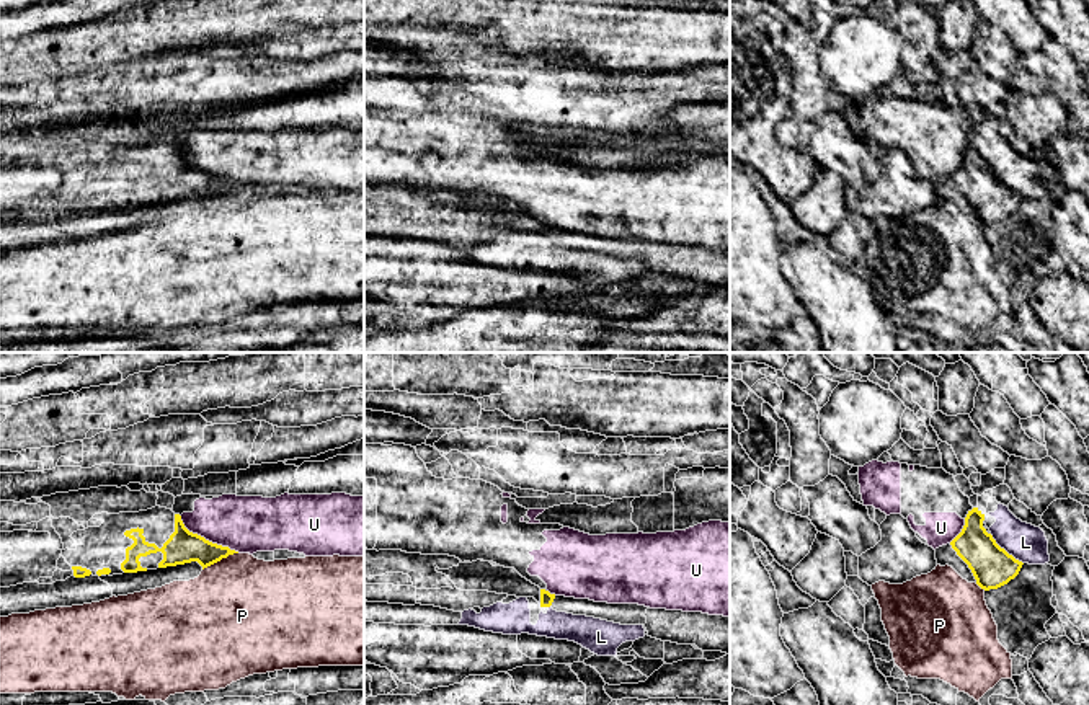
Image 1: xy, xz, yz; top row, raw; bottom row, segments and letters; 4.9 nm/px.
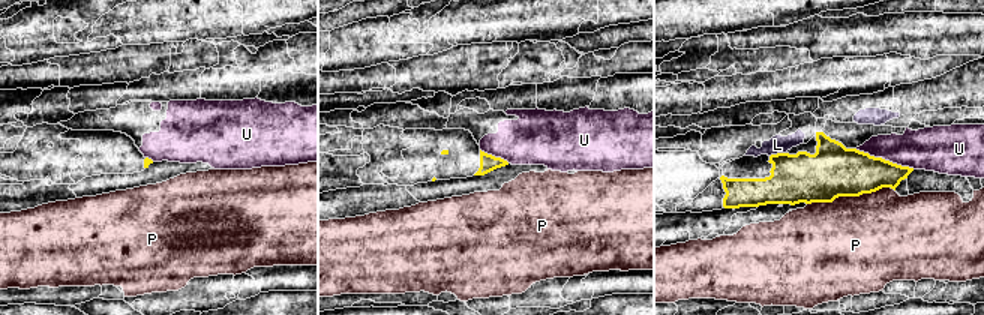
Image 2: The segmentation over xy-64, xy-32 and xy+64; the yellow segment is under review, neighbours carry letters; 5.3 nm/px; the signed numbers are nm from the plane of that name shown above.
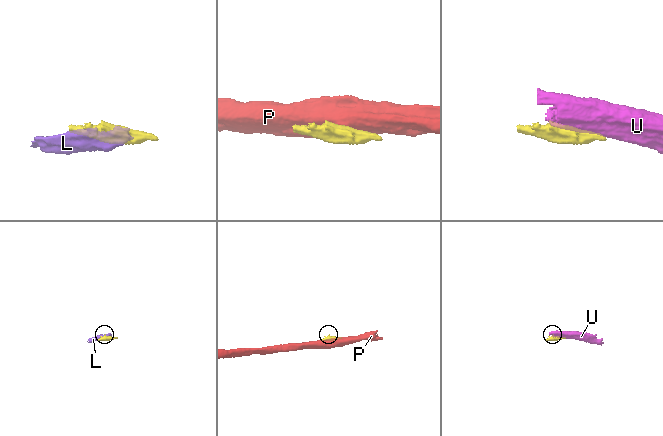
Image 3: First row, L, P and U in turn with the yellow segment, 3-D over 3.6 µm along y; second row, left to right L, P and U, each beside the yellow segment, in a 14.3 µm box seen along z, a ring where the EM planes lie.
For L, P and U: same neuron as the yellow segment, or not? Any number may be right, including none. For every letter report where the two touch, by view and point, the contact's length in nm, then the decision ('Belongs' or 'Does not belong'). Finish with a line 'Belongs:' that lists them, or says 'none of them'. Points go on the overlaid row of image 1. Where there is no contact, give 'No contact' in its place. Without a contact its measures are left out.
L: Touches yellow at yz (1004, 550). Shared border 220 nm. Does not belong
P: Touches yellow at xy (219, 560). Shared border 200 nm. Does not belong
U: Touches yellow at xy (208, 540). Shared border 340 nm. Does not belong
Belongs: none of them

